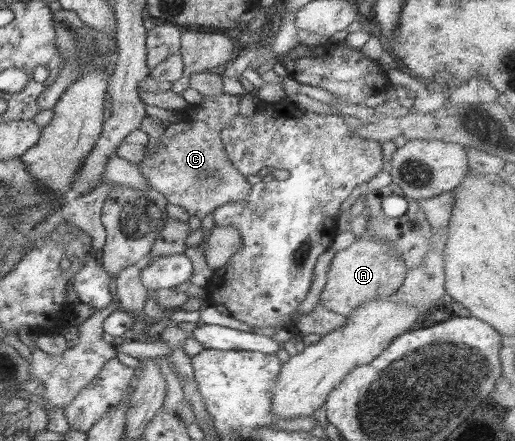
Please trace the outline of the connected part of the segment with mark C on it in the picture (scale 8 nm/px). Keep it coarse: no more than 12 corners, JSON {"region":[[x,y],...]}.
{"region":[[238,95],[207,97],[191,131],[135,164],[169,204],[201,219],[252,185],[221,137]]}

